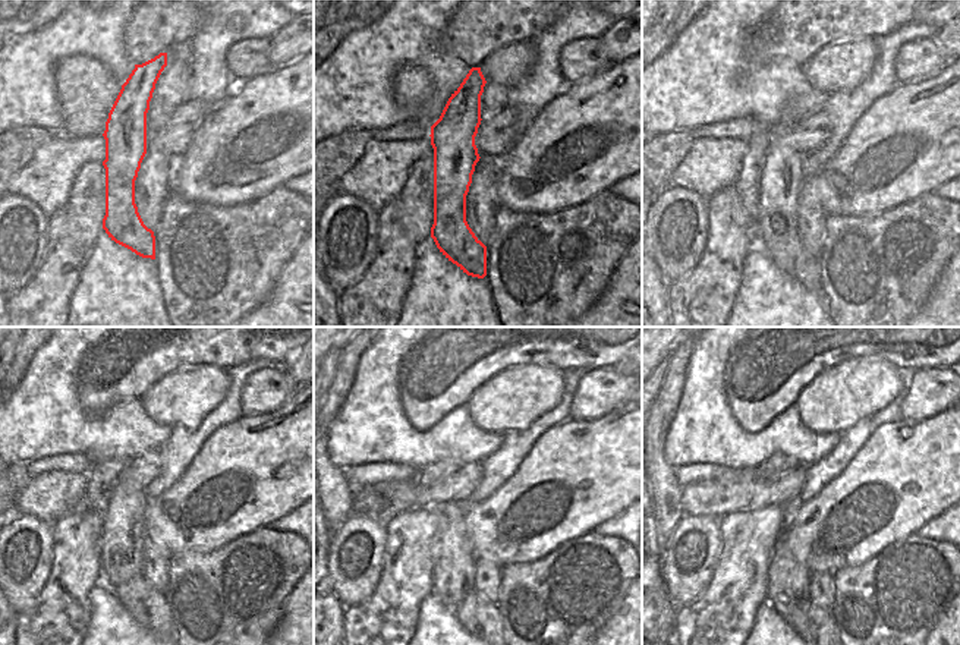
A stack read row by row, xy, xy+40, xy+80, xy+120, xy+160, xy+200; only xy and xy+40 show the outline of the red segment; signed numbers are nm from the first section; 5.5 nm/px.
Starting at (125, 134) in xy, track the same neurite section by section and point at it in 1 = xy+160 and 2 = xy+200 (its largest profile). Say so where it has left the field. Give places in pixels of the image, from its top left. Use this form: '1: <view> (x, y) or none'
1: xy+160 (453, 562)
2: xy+200 (787, 579)

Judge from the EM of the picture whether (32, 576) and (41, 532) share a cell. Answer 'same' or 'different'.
same

